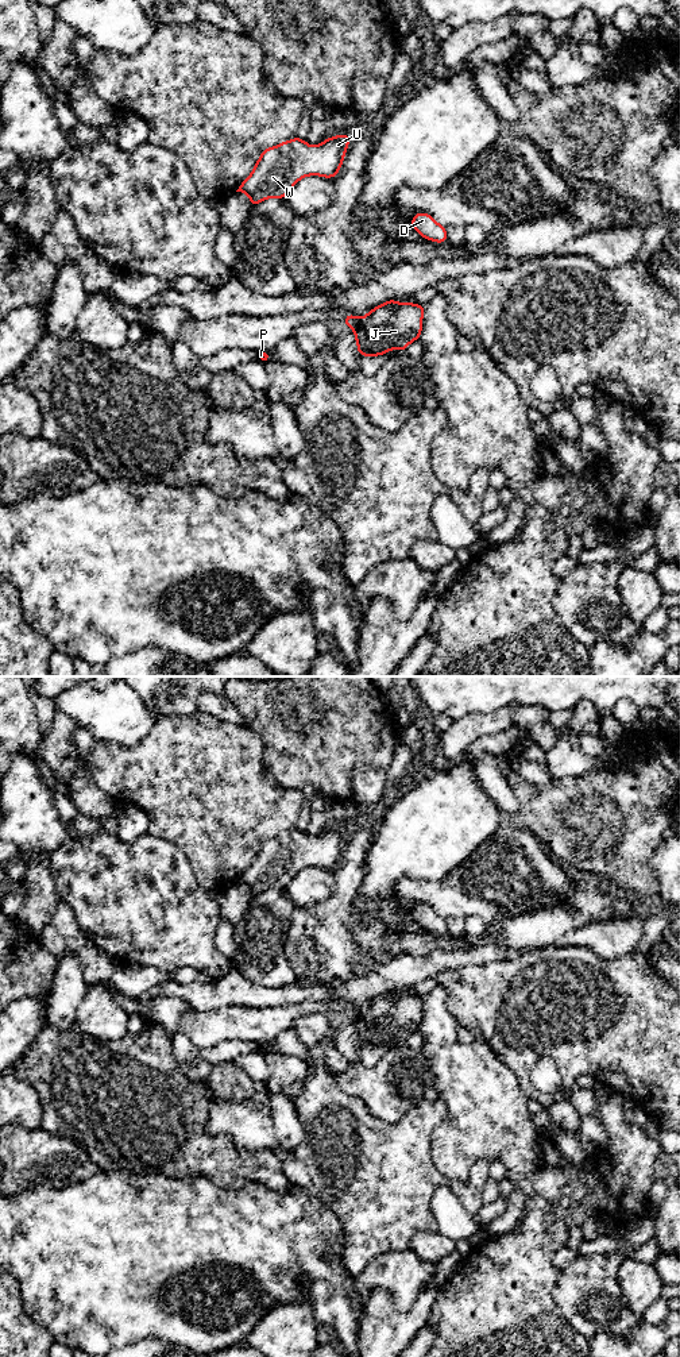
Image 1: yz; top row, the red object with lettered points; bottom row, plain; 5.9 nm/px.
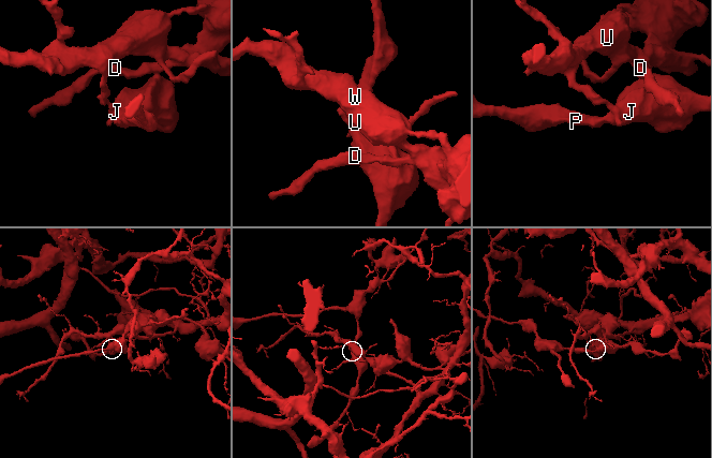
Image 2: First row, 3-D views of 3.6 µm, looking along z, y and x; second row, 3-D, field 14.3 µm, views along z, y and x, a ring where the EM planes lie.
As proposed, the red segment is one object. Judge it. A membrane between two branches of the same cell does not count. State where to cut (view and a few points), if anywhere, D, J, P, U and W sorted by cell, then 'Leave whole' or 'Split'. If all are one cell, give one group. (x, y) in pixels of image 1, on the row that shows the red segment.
Split along yz (360, 319), (360, 324), (354, 331). Groups: D U W / J P. Split

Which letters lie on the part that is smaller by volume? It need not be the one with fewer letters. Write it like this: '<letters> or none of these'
J, P

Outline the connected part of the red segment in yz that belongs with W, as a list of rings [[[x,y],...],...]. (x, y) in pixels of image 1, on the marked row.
[[[336,135],[310,146],[306,140],[294,136],[291,140],[267,147],[236,192],[247,194],[254,207],[271,197],[287,197],[304,177],[335,178],[351,139],[351,135]]]

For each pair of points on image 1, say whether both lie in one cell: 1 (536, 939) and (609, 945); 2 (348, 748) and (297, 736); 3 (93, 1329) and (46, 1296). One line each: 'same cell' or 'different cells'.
1: different cells
2: same cell
3: same cell

